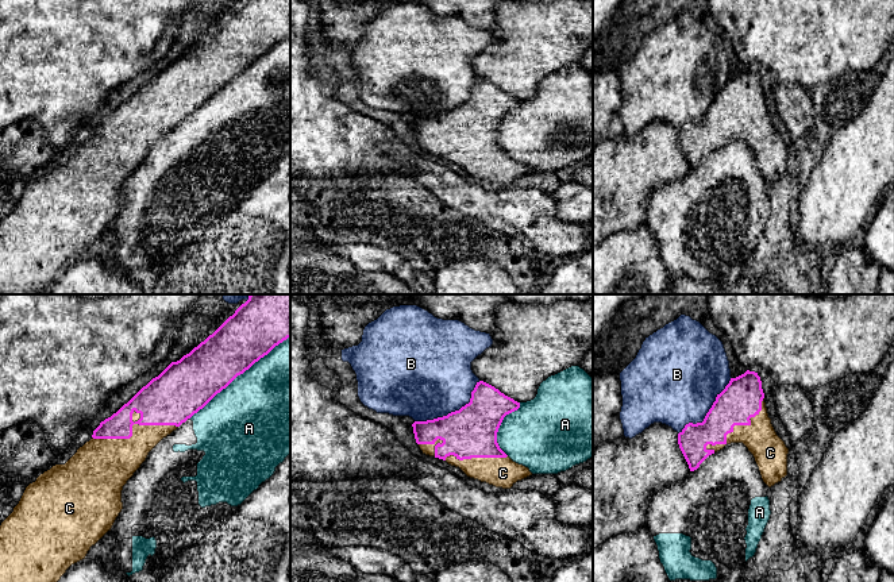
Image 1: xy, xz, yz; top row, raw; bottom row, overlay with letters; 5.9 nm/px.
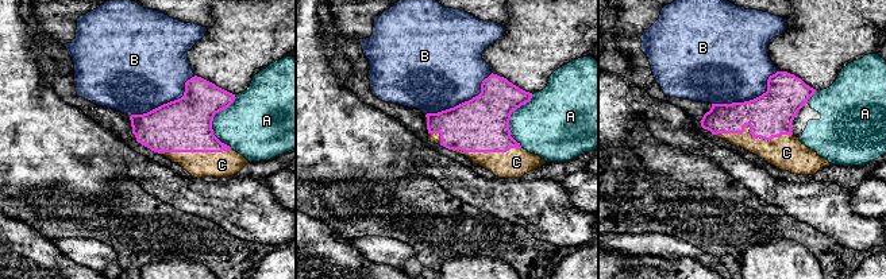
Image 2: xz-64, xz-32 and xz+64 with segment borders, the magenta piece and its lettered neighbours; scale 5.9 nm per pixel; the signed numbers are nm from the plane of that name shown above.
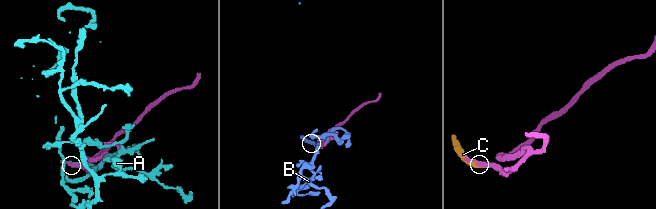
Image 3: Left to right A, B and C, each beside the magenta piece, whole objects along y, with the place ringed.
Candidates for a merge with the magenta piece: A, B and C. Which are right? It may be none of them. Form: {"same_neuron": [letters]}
{"same_neuron": ["C"]}

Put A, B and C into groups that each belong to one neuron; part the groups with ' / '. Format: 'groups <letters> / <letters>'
groups A / B / C

